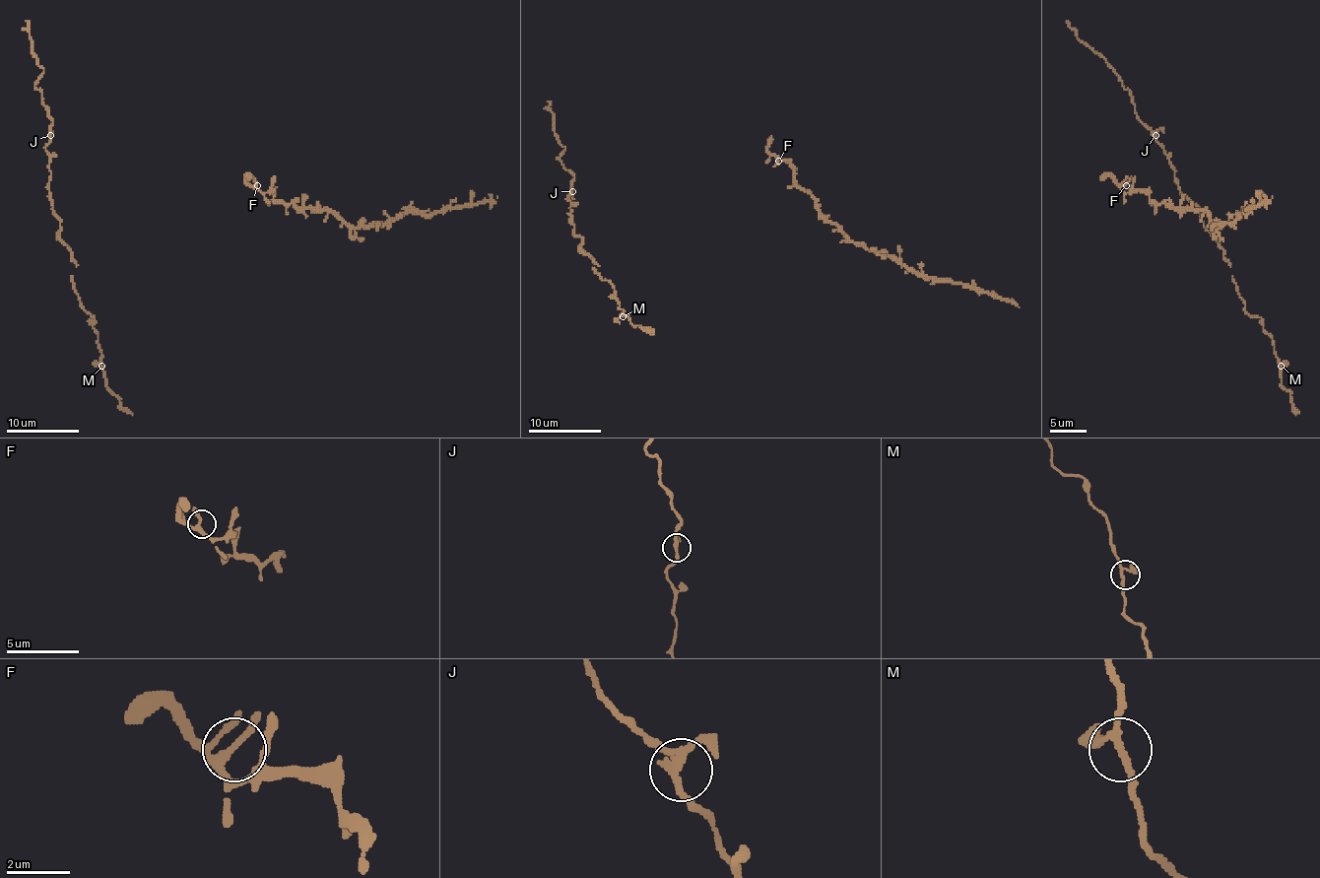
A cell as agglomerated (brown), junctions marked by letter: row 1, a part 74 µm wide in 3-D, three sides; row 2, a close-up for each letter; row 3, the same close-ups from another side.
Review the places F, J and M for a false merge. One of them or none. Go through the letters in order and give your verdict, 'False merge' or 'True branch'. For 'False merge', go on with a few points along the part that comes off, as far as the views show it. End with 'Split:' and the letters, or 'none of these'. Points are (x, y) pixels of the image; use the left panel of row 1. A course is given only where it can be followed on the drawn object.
F: True branch
J: True branch
M: True branch
Split: none of these

